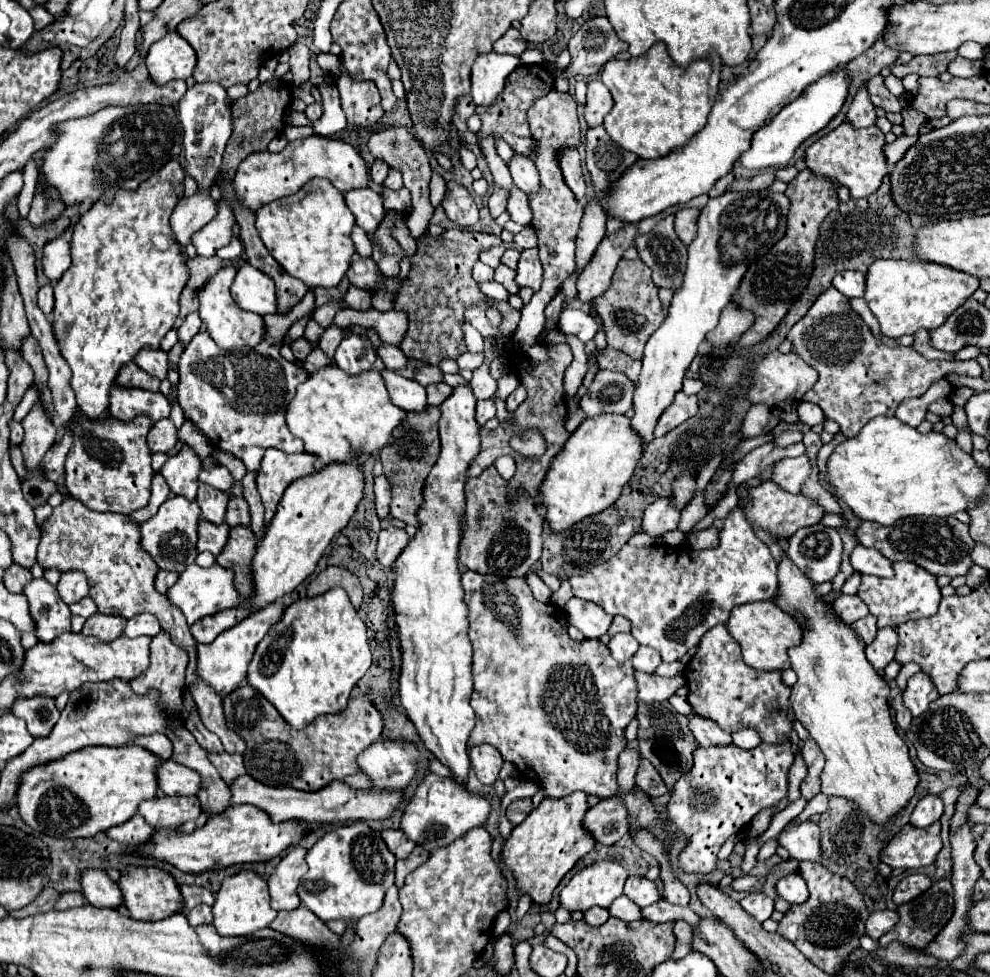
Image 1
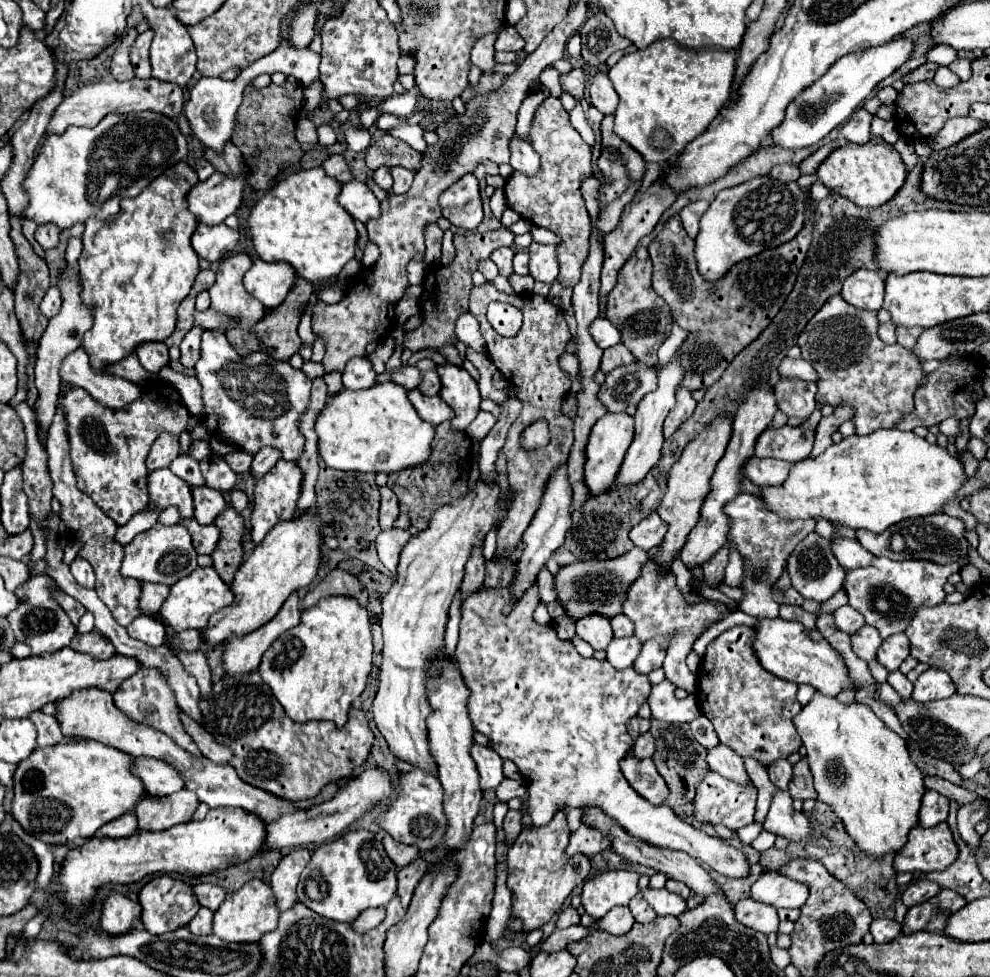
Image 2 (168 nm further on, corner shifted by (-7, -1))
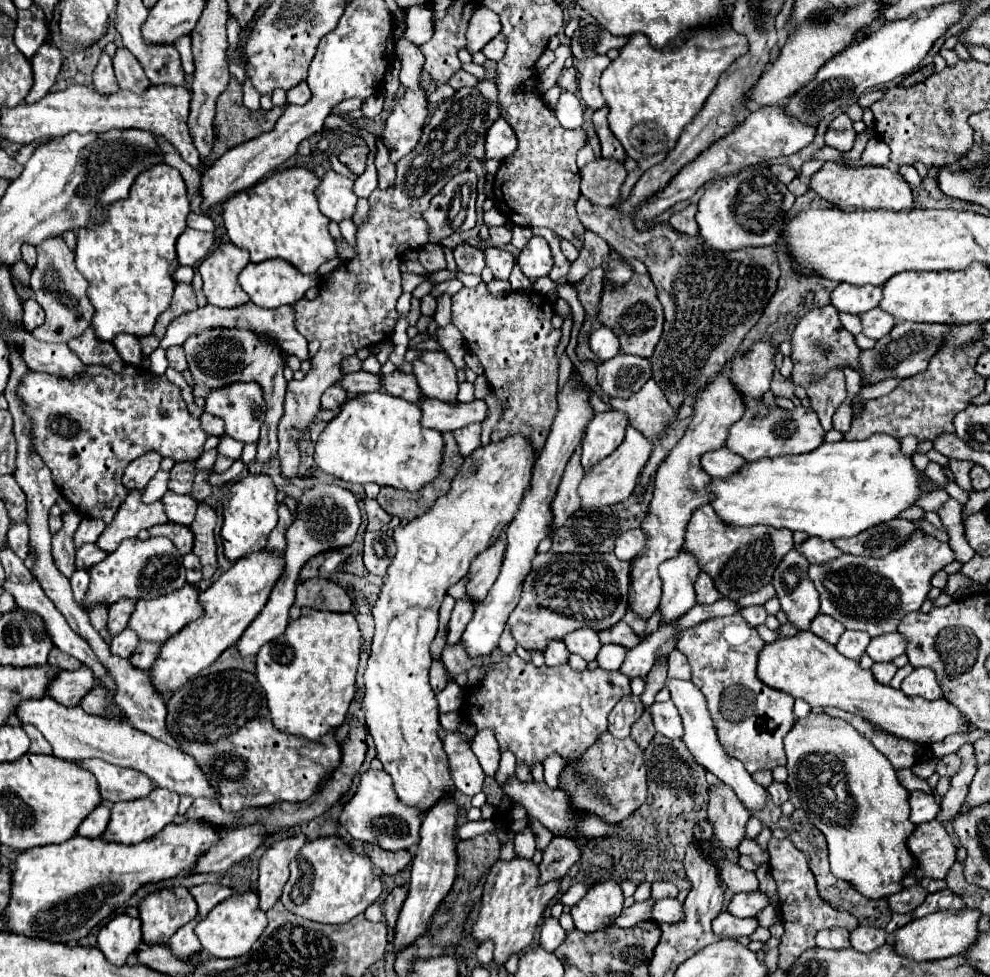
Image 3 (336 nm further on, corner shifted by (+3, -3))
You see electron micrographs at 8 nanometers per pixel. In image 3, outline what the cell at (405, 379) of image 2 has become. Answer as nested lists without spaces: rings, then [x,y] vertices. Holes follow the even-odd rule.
[[[354,372],[346,374],[340,382],[348,390],[348,394],[366,394],[366,392],[378,392],[382,390],[382,376],[380,374],[370,374],[370,372]]]

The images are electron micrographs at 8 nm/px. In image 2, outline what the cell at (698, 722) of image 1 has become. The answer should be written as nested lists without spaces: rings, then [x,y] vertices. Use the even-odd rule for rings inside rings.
[[[724,744],[708,750],[706,762],[714,772],[718,772],[720,776],[724,776],[736,784],[748,784],[750,782],[742,758],[736,756],[736,752],[732,752],[732,748],[724,748]]]

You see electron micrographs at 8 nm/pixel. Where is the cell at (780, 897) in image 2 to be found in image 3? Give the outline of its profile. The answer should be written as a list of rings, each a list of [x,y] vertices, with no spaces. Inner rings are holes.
[[[754,890],[754,894],[734,894],[732,902],[728,904],[728,912],[740,918],[756,916],[770,904],[770,896],[762,890]]]

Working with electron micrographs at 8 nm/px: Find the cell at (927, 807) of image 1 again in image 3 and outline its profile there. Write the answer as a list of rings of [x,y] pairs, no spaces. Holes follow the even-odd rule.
[[[910,792],[910,808],[912,808],[910,822],[916,826],[932,822],[938,816],[938,806],[940,802],[936,796],[926,792]]]

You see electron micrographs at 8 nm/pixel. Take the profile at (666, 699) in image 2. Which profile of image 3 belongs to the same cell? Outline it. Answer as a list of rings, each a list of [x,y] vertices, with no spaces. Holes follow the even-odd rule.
[[[654,702],[652,706],[648,706],[654,728],[668,736],[668,738],[682,738],[682,718],[678,718],[678,710],[674,706],[674,702]]]

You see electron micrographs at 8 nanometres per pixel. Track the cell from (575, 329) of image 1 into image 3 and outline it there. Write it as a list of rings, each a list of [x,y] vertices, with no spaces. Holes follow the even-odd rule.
[[[596,326],[590,334],[590,348],[594,354],[598,354],[602,360],[610,360],[620,352],[618,338],[612,334],[606,326]]]

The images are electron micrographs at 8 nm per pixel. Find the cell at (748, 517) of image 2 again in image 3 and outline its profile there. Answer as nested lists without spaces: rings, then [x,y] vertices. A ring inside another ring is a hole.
[[[706,504],[692,514],[684,536],[684,550],[700,560],[702,570],[712,576],[722,596],[738,600],[740,596],[758,592],[770,584],[780,560],[796,546],[792,534],[792,530],[778,530],[772,526],[726,526],[726,522],[714,514],[714,508]]]

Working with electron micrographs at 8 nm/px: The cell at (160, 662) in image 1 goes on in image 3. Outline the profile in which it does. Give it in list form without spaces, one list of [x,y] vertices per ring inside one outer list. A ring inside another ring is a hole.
[[[94,686],[80,702],[80,706],[88,712],[88,714],[104,714],[106,712],[106,690],[102,690],[102,686]]]

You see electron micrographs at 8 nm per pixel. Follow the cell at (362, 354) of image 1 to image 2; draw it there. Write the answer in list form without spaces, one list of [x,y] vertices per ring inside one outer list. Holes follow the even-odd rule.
[[[366,356],[348,362],[348,368],[342,374],[342,384],[346,390],[362,390],[376,384],[376,372],[372,364],[368,364]]]

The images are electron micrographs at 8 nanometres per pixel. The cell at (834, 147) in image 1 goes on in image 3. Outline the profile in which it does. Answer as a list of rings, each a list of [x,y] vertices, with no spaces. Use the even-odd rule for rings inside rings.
[[[826,162],[812,174],[810,188],[842,210],[910,210],[914,202],[908,182],[900,172],[888,166],[846,166],[840,162]]]

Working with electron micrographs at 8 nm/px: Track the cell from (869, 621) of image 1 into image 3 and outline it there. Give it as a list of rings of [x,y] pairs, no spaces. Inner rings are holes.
[[[846,630],[846,632],[840,636],[836,648],[838,648],[838,652],[844,654],[846,658],[860,660],[862,654],[864,654],[864,650],[866,650],[866,646],[868,646],[868,642],[870,642],[870,636],[868,636],[868,634],[862,634],[862,632],[858,632],[858,630]]]

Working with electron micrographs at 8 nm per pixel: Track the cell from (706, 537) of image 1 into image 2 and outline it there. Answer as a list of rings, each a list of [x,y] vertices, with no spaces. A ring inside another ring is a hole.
[[[728,546],[720,548],[720,552],[716,552],[716,556],[704,566],[704,584],[716,588],[718,584],[722,584],[724,580],[724,570],[728,564]]]

